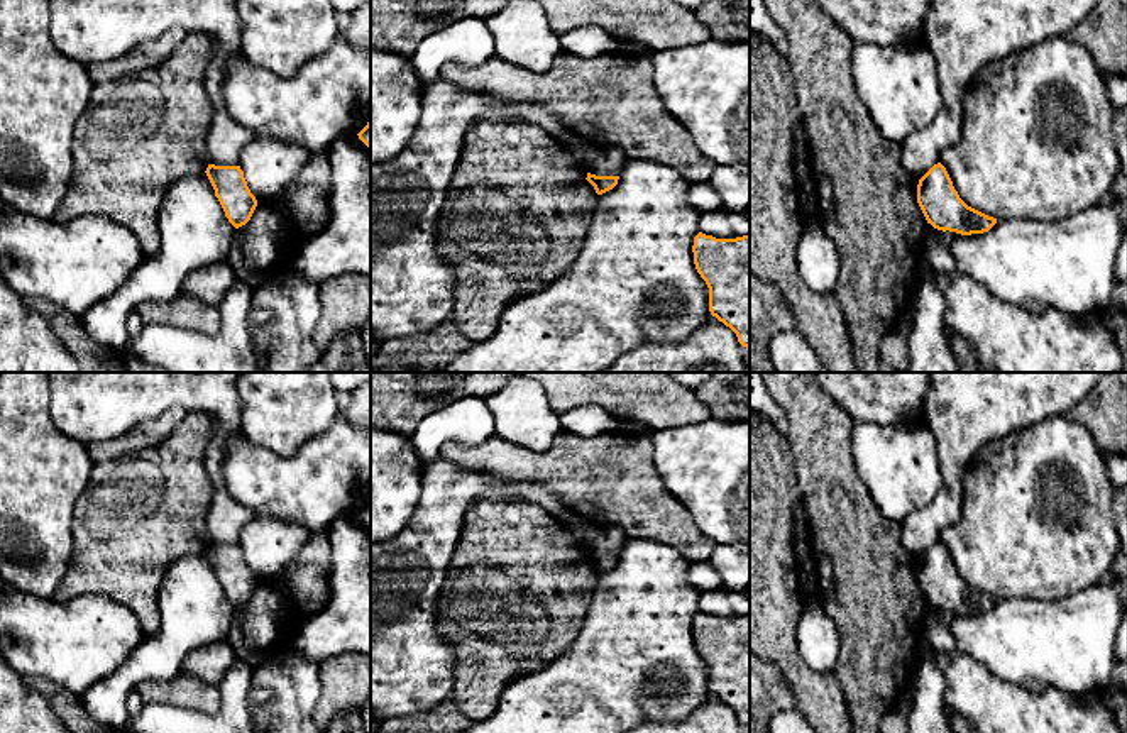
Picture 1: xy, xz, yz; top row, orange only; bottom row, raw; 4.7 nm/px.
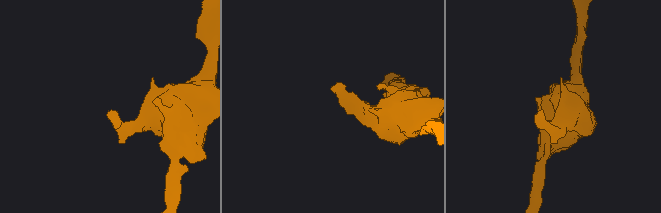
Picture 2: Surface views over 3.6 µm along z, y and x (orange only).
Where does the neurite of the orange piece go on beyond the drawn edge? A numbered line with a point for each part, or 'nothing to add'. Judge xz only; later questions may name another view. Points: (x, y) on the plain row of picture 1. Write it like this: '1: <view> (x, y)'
nothing to add

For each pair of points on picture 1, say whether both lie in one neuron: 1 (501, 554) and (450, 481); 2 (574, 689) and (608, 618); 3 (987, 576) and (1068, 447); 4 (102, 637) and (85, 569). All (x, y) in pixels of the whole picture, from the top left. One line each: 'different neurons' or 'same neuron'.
1: different neurons
2: same neuron
3: same neuron
4: different neurons

